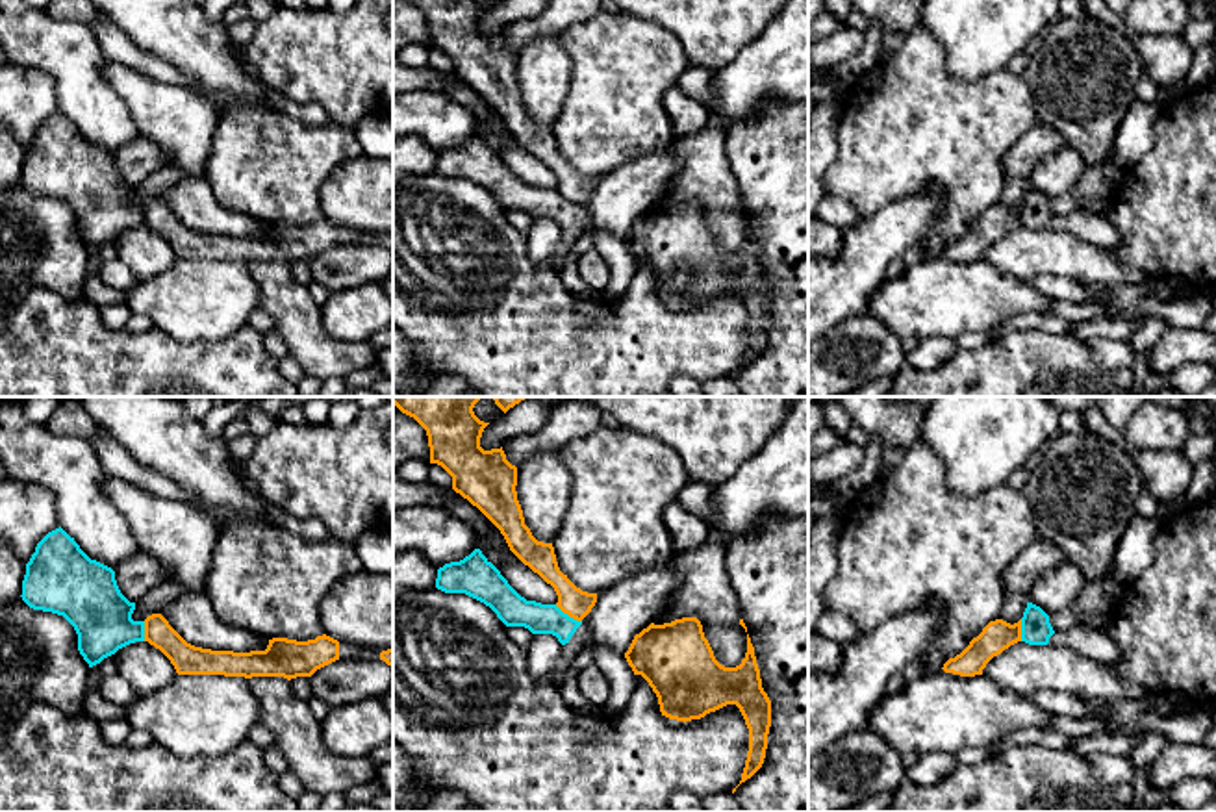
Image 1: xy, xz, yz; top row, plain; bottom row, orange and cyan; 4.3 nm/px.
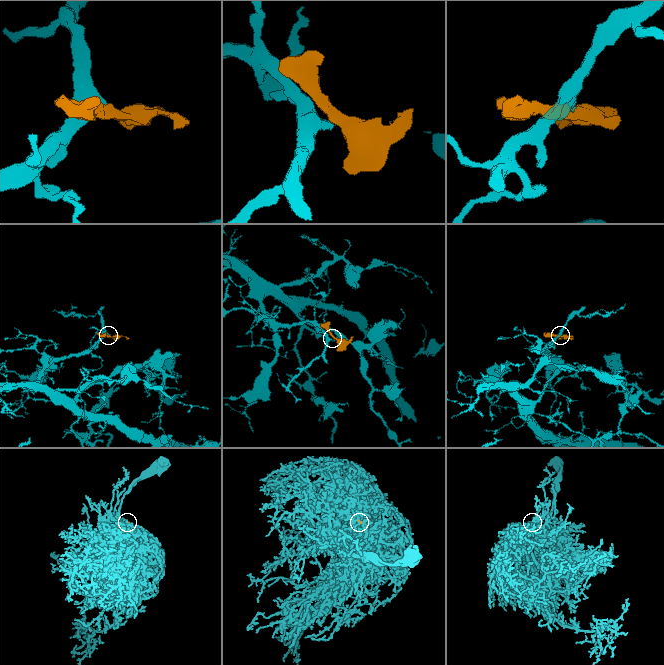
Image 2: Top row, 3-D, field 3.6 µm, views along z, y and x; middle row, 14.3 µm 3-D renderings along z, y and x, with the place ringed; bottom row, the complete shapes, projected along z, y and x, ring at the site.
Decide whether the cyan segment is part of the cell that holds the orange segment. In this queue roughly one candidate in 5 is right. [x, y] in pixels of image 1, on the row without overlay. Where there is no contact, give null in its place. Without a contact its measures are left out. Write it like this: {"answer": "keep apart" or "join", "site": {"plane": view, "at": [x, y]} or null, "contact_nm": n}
{"answer": "keep apart", "site": {"plane": "xz", "at": [568, 199]}, "contact_nm": 140}

